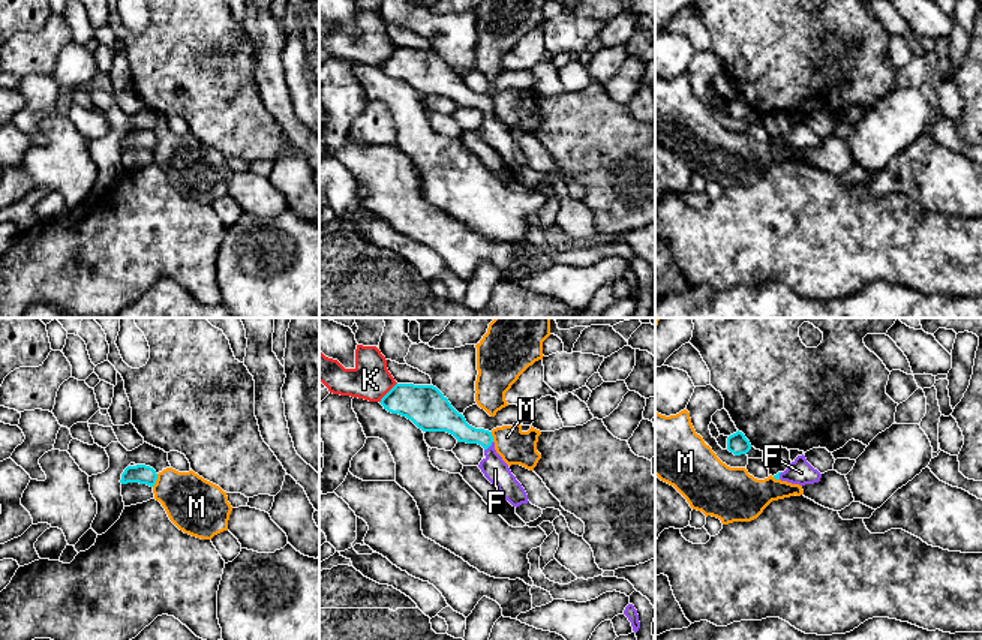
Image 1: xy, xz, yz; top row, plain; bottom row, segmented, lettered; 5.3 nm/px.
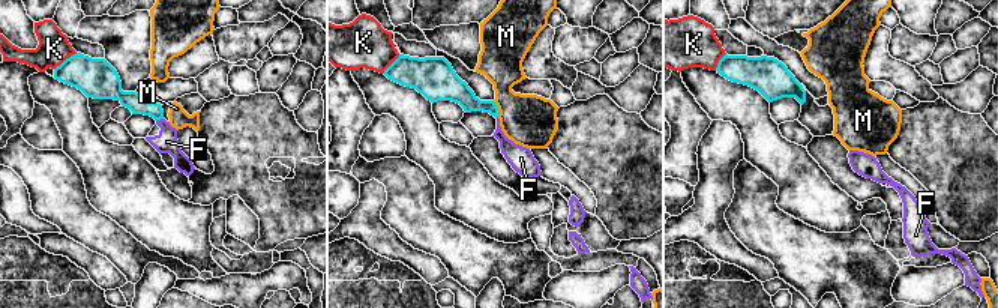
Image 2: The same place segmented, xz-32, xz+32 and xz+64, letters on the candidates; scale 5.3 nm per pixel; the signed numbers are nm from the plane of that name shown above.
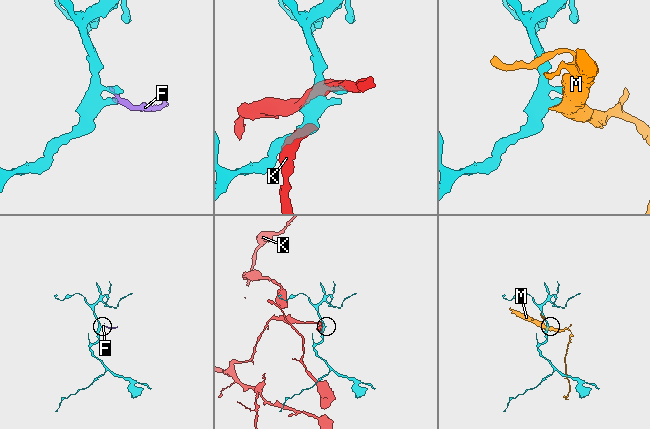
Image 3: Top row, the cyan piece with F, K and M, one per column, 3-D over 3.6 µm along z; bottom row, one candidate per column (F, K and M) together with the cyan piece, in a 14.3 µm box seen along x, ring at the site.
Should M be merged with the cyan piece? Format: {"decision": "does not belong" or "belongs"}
{"decision": "does not belong"}

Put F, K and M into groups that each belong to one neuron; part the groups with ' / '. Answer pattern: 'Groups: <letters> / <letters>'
Groups: F / K / M

